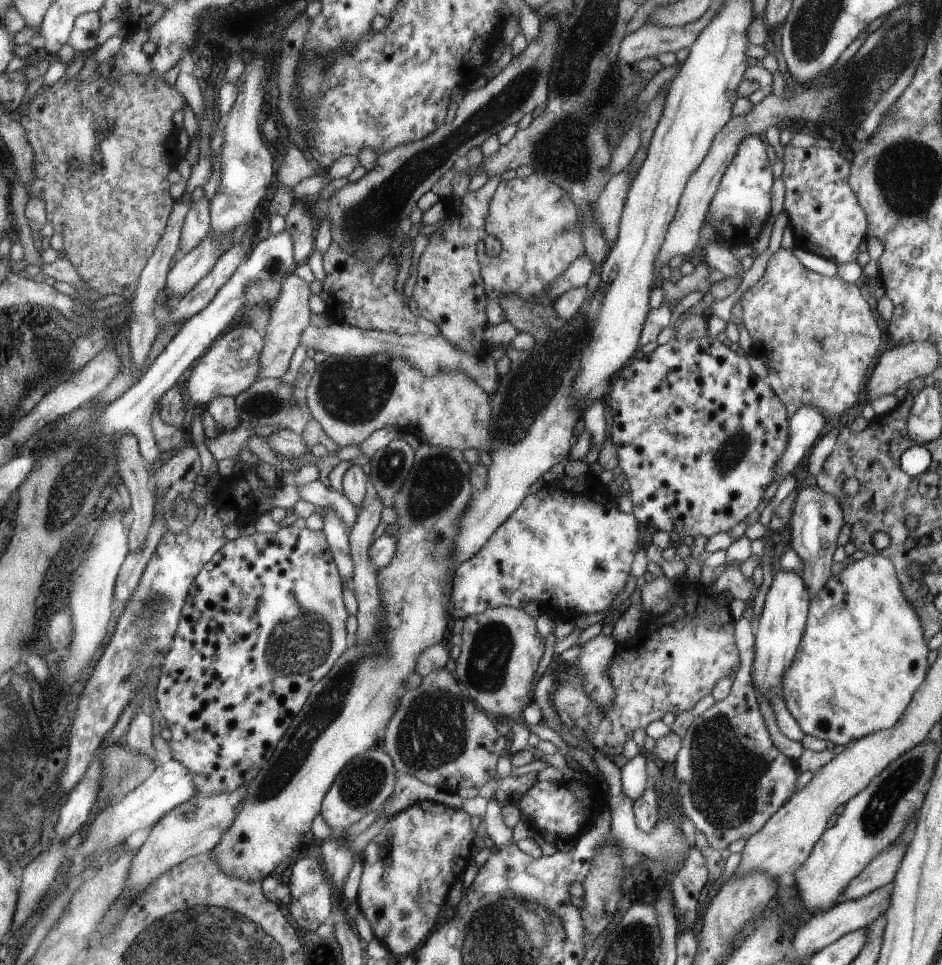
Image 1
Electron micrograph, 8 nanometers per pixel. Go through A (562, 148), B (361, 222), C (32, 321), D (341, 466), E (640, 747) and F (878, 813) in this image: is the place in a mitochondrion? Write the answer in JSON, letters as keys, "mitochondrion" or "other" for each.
{"A":"mitochondrion","B":"mitochondrion","C":"other","D":"other","E":"other","F":"mitochondrion"}

